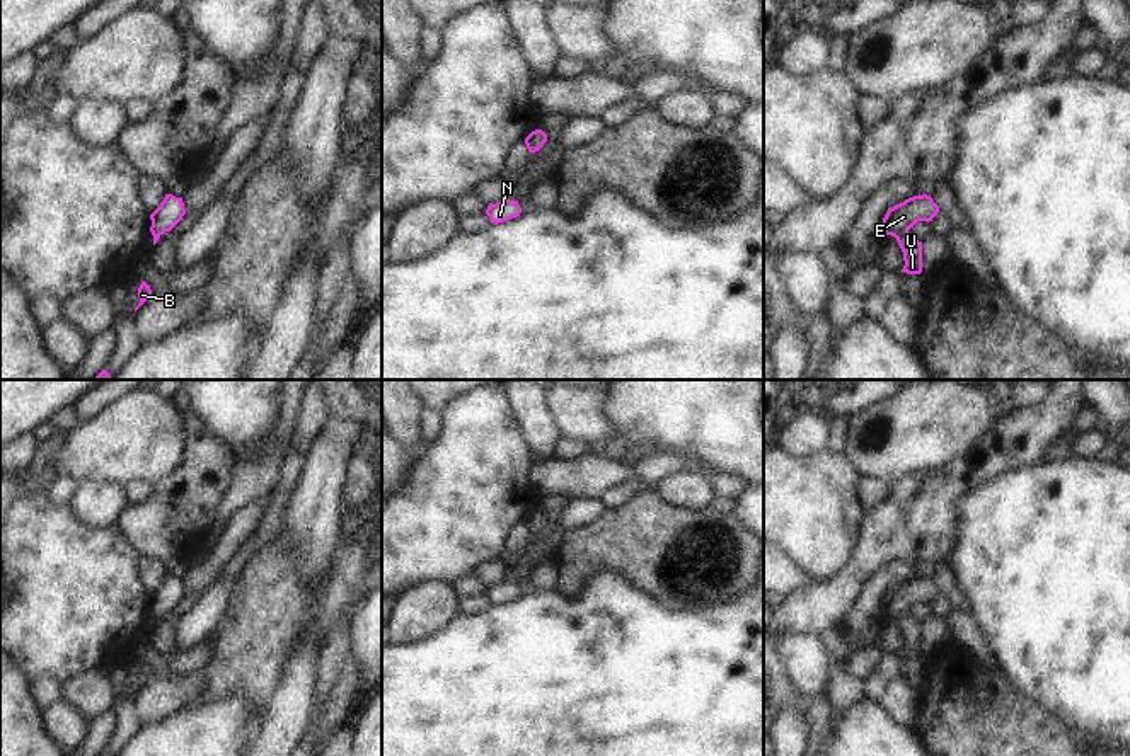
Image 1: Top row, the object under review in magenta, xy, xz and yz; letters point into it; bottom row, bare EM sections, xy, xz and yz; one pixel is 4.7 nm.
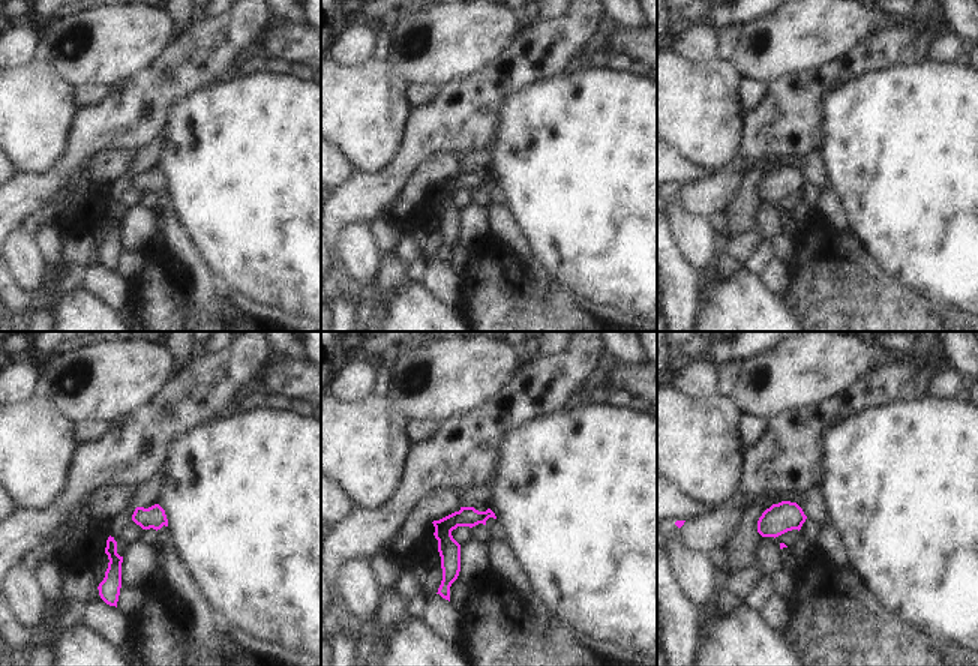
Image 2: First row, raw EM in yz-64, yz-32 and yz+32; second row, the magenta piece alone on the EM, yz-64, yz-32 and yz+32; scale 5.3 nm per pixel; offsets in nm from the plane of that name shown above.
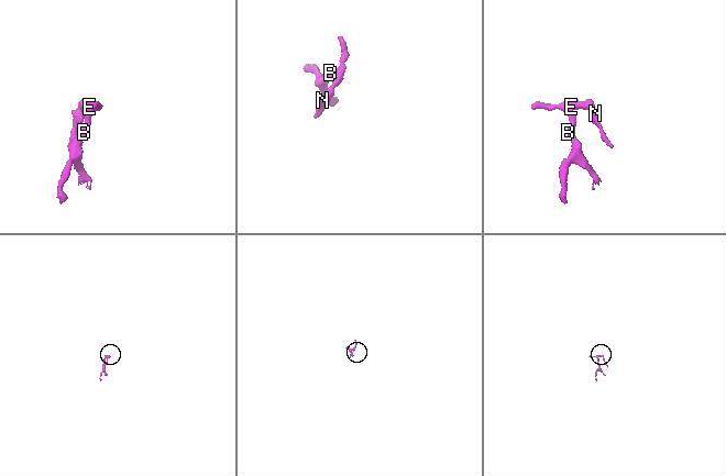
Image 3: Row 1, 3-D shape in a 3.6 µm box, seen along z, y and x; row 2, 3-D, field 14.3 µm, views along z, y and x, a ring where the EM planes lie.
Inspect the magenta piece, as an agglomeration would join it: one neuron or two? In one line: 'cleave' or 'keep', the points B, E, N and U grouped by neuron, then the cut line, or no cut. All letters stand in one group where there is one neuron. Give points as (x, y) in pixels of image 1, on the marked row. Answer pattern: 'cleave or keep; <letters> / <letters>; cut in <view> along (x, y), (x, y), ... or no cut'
cleave; B U / E N; cut in yz along (907, 230), (895, 237)

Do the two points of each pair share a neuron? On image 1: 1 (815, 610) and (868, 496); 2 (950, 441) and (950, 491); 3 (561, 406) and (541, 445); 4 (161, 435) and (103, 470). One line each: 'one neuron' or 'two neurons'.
1: two neurons
2: two neurons
3: two neurons
4: one neuron

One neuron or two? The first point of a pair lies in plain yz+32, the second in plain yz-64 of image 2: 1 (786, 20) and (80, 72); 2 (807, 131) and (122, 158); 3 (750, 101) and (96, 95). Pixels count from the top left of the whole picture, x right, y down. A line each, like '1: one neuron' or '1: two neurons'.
1: one neuron
2: two neurons
3: one neuron

